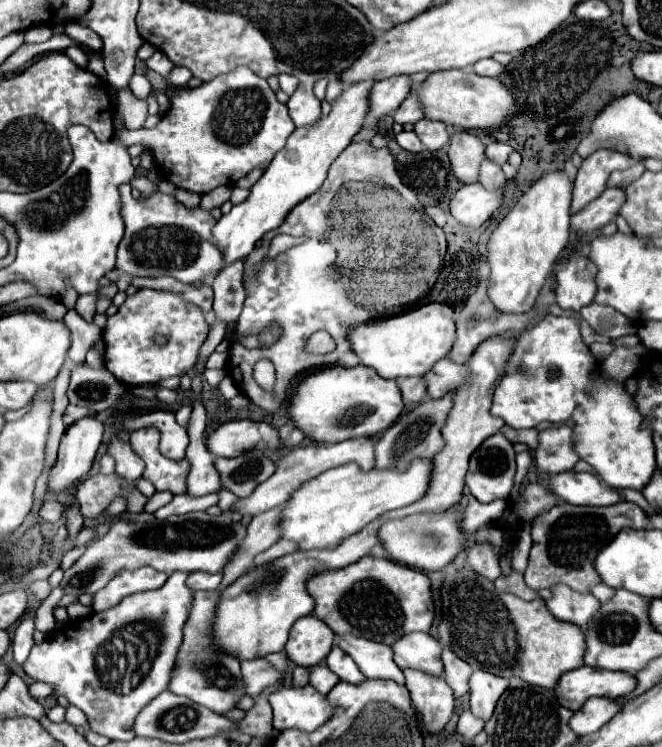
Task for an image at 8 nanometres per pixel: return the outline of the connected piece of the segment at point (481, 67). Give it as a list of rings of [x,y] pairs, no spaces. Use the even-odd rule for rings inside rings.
[[[486,58],[486,60],[478,60],[476,64],[472,64],[472,70],[474,70],[476,74],[480,74],[480,76],[498,76],[504,68],[502,68],[498,62]]]

